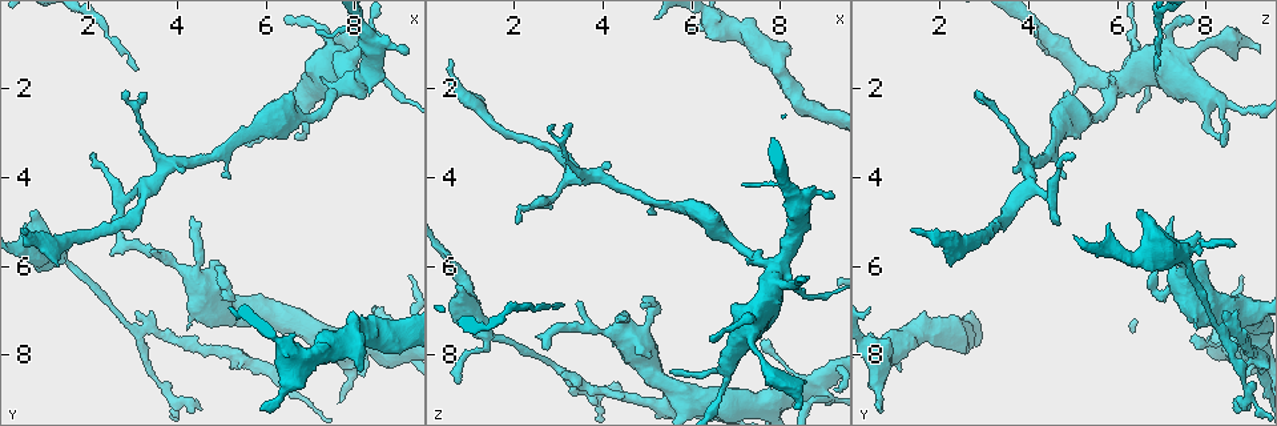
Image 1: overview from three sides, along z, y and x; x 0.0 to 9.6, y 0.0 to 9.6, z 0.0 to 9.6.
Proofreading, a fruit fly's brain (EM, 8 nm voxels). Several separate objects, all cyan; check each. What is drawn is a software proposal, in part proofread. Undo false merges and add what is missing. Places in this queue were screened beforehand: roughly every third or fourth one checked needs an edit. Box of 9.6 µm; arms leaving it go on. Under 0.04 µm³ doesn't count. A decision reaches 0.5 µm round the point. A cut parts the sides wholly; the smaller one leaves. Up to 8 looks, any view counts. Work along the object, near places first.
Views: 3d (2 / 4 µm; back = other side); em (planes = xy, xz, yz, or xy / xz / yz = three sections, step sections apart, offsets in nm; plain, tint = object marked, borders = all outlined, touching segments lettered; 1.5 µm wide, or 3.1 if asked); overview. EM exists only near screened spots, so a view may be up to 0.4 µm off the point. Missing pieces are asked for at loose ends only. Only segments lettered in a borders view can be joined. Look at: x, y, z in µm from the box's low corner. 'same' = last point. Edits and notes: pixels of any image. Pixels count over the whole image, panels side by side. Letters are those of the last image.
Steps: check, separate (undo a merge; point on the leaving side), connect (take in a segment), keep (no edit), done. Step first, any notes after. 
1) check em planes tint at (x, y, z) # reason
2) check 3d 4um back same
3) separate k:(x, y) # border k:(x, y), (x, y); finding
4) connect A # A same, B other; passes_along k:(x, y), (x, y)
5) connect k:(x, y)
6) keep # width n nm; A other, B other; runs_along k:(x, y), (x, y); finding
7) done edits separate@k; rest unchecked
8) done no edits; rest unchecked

check em yz step 8 borders at (2.80, 2.00, 2.85) # branch stops here

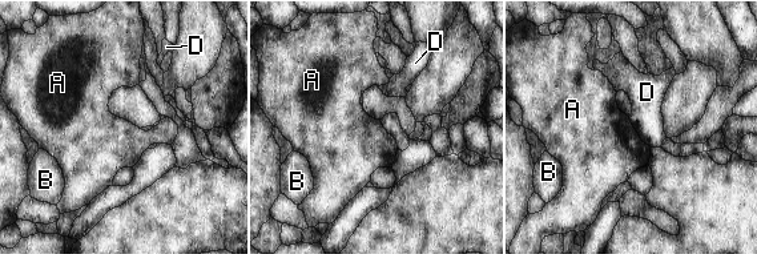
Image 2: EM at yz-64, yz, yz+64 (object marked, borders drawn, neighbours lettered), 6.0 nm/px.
check em planes borders same

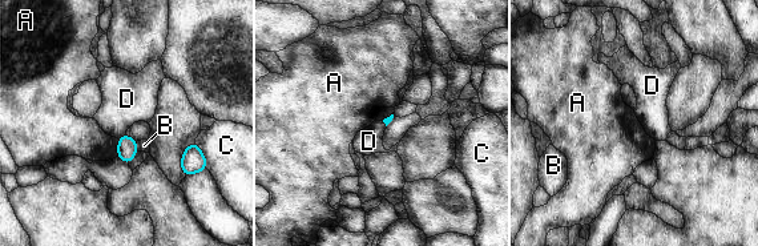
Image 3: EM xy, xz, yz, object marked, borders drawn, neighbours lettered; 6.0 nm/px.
keep # A other, B other, C other, D other; border 3:(125, 132), (117, 138); none of them fits

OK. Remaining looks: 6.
check 3d 2um back at (2.05, 3.50, 5.00) # branch stops here

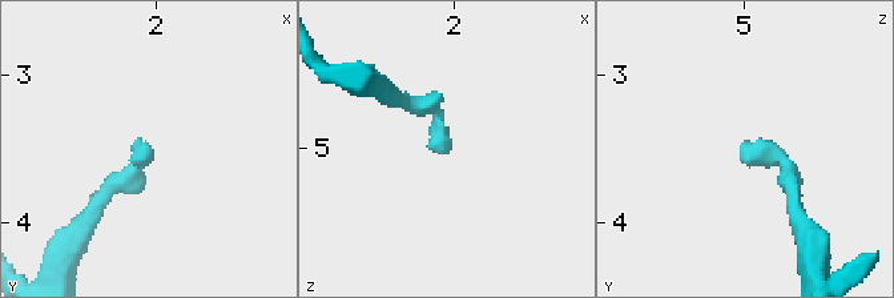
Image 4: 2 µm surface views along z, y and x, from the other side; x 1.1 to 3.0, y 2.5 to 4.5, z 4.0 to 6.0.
check em xz step 8 borders at (2.02, 3.48, 5.02)

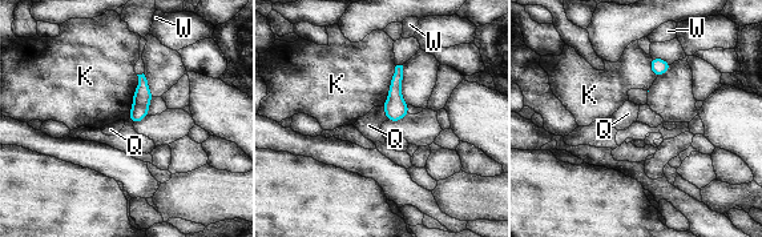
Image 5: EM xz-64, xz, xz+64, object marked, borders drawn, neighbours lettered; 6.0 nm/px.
check em planes borders same

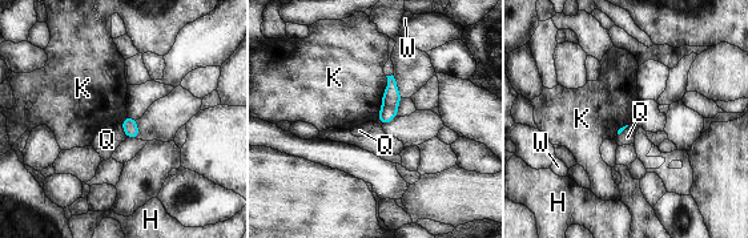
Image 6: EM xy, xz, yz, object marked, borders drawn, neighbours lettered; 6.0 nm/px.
keep # H other, K other, Q other, W other; border 6:(386, 76), (382, 109), (375, 120); no lettered segment goes on from it

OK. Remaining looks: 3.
check em xy step 8 borders at (0.65, 4.80, 6.40) # free end

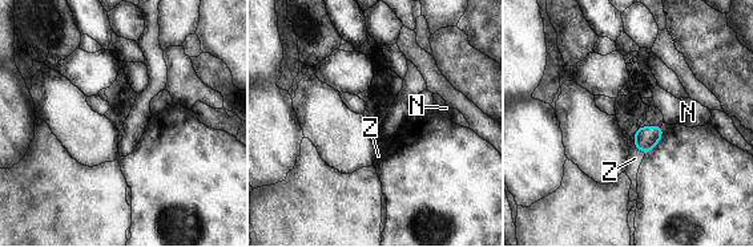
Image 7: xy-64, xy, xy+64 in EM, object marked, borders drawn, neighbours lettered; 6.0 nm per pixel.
check em planes borders same

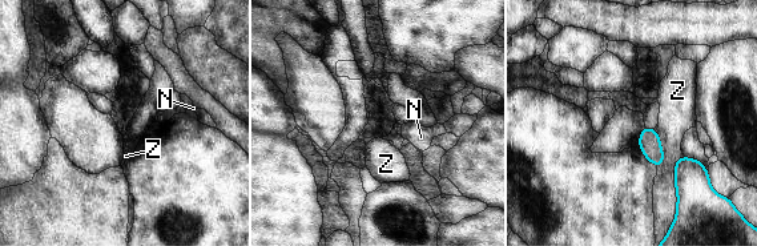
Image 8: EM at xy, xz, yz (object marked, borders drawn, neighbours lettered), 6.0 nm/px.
keep # N other, Z other; border 8:(683, 154), (675, 164), (675, 214); none of them fits

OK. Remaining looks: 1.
done no edits; rest unchecked

